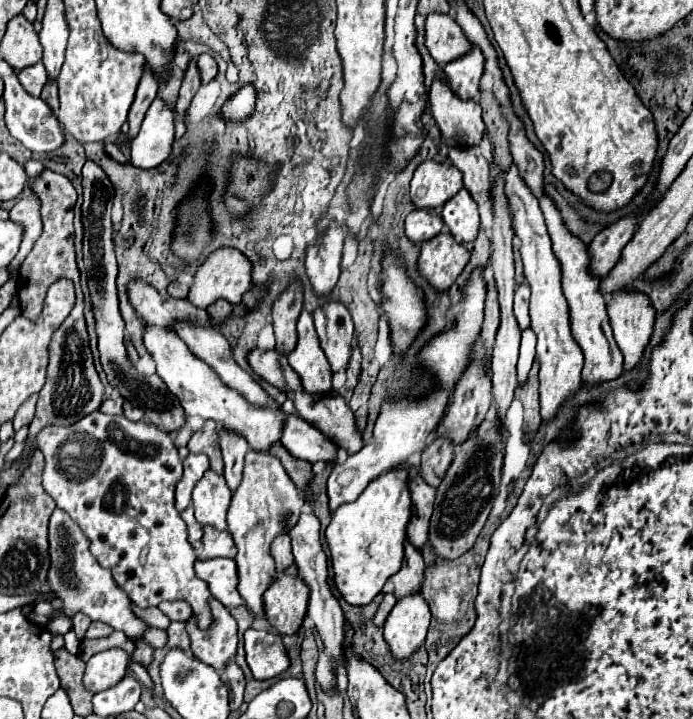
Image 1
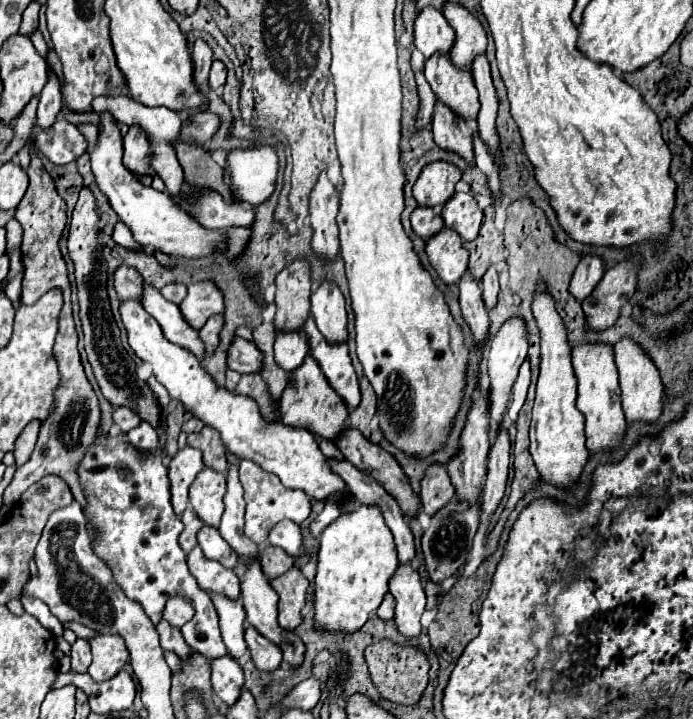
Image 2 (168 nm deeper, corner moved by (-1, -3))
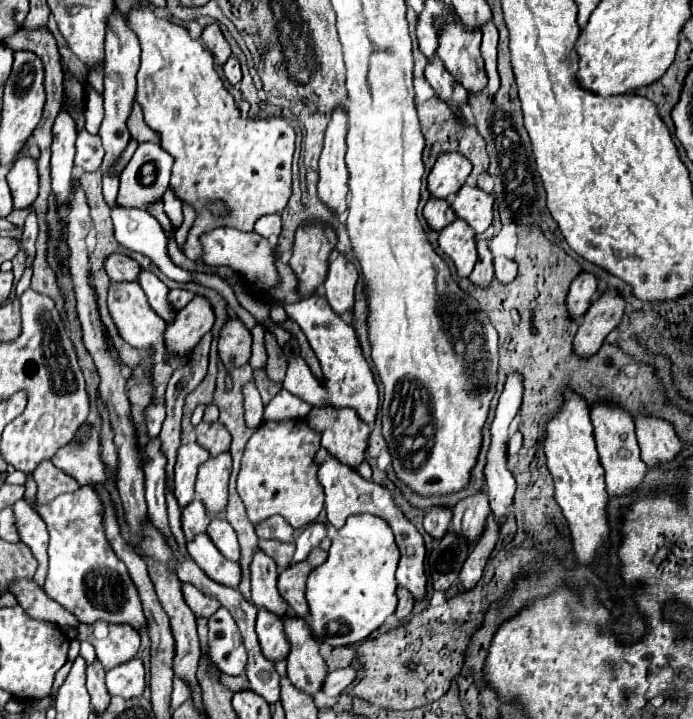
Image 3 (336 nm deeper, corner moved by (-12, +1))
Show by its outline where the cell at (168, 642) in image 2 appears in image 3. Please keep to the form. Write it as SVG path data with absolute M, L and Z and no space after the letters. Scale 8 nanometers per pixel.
M221 674L221 684L227 686L229 690L233 690L233 692L245 692L245 688L249 690L249 680L247 680L245 674L239 674L239 676Z

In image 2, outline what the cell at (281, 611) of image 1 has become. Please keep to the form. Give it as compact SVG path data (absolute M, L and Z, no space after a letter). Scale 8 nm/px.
M290 568L284 576L274 578L272 588L278 592L278 624L292 632L302 622L302 608L306 606L306 594L310 582L298 568Z

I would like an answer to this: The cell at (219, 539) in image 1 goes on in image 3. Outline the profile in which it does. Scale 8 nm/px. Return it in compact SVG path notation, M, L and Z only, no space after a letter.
M213 518L209 528L207 528L209 538L213 540L213 544L219 548L219 552L237 562L239 560L239 542L237 542L237 534L231 528L231 524L225 518Z

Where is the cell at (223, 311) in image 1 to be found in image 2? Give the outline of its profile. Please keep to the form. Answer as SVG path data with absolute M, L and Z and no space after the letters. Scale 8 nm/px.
M216 314L208 318L208 322L200 328L200 338L204 338L204 344L206 344L206 356L212 356L212 352L216 350L222 326L224 326L224 318L222 314Z

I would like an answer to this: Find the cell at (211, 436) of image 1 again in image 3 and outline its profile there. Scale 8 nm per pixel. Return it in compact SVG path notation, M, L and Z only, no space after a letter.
M217 420L217 422L201 422L195 426L197 442L209 450L211 456L217 456L221 452L227 452L231 446L231 434L229 430Z

